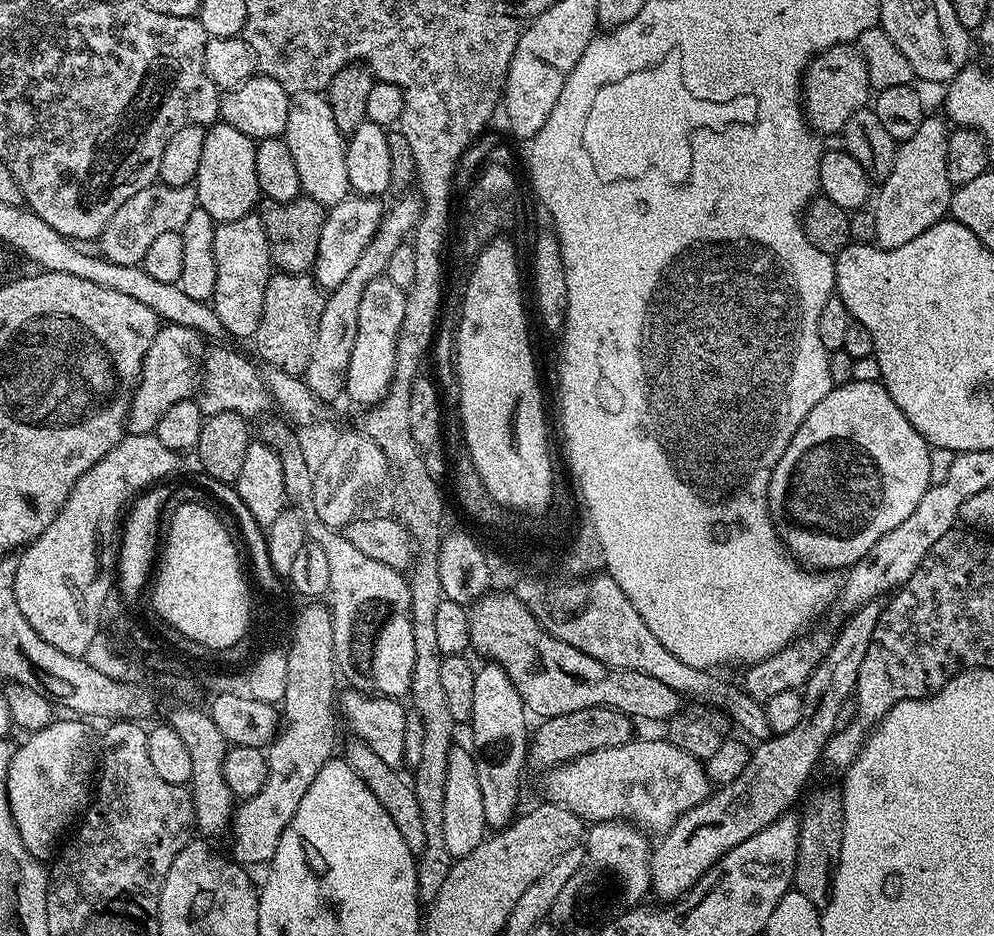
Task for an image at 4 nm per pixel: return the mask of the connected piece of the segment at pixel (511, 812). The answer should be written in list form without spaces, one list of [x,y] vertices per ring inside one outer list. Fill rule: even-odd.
[[[491,662],[483,666],[485,668],[476,668],[474,678],[471,747],[480,748],[481,752],[479,755],[482,758],[477,759],[476,769],[478,786],[482,786],[482,810],[486,810],[486,822],[489,829],[499,830],[507,828],[518,815],[516,807],[520,804],[520,775],[526,769],[530,724],[528,728],[529,717],[524,703],[518,690],[514,690],[514,682],[510,682],[506,670]]]

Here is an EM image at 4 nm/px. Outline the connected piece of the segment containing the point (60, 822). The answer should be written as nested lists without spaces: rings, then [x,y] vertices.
[[[80,718],[68,719],[72,720],[53,719],[52,723],[42,730],[31,733],[25,739],[28,741],[16,748],[20,756],[13,751],[12,757],[16,759],[16,764],[10,762],[8,771],[10,814],[14,818],[14,826],[20,835],[20,844],[25,847],[29,855],[43,862],[53,855],[52,847],[56,843],[57,845],[61,843],[60,835],[64,831],[67,833],[77,823],[84,809],[88,807],[90,789],[94,784],[94,752],[92,756],[92,736],[88,733],[87,726],[84,725],[87,723]]]

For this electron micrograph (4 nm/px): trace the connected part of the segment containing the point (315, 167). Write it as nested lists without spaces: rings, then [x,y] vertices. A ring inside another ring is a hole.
[[[297,92],[288,101],[288,117],[283,137],[290,146],[294,166],[298,166],[300,190],[311,200],[331,206],[342,202],[352,192],[346,174],[346,137],[338,130],[327,95],[319,92]]]

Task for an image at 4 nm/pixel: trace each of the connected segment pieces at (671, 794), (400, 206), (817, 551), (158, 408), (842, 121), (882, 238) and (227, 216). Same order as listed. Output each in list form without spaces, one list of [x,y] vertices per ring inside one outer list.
[[[633,738],[627,744],[594,750],[590,754],[582,754],[568,761],[567,764],[557,764],[556,767],[547,769],[543,776],[543,799],[547,803],[557,804],[570,810],[585,822],[619,818],[645,833],[667,832],[680,821],[680,817],[686,810],[698,806],[710,794],[710,781],[708,775],[704,773],[703,763],[686,754],[686,750],[682,750],[667,738],[661,738],[661,740]]]
[[[401,195],[400,201],[385,211],[384,220],[370,246],[366,246],[366,250],[362,250],[362,258],[358,258],[358,266],[346,274],[346,282],[342,282],[342,286],[327,293],[322,318],[318,321],[318,334],[314,334],[314,350],[310,350],[310,362],[306,362],[306,370],[302,373],[306,386],[318,397],[335,398],[348,387],[352,357],[356,355],[358,343],[358,306],[362,304],[362,290],[366,290],[374,278],[387,273],[390,254],[394,254],[394,250],[413,235],[420,220],[421,201],[410,195]]]
[[[853,378],[848,384],[834,386],[806,414],[802,426],[790,438],[782,458],[768,483],[768,516],[781,544],[799,563],[812,570],[847,570],[870,551],[894,526],[902,526],[922,494],[931,485],[930,445],[898,410],[883,383]]]
[[[165,323],[159,329],[150,346],[146,350],[146,358],[142,362],[140,379],[136,381],[136,391],[132,393],[132,406],[126,421],[126,428],[133,436],[155,433],[158,418],[174,406],[174,402],[182,402],[193,395],[192,387],[198,384],[198,352],[200,344],[198,333],[193,328]]]
[[[835,44],[833,48],[824,49],[820,55],[812,57],[802,73],[804,119],[809,128],[821,137],[843,133],[850,114],[865,107],[869,100],[870,85],[864,57],[852,44]]]
[[[925,115],[922,126],[918,126],[918,134],[914,134],[914,138],[909,140],[899,141],[894,158],[894,170],[890,170],[890,174],[882,181],[875,193],[874,204],[876,200],[876,205],[871,211],[874,214],[874,234],[876,235],[874,243],[877,248],[906,246],[906,242],[918,238],[918,234],[930,230],[930,226],[934,226],[939,220],[949,215],[954,191],[954,185],[950,182],[946,170],[946,146],[950,128],[939,115],[937,116]]]
[[[217,122],[205,131],[194,187],[198,207],[206,210],[212,220],[237,220],[259,205],[262,193],[258,186],[258,170],[254,170],[256,146],[257,141],[242,134],[242,130],[234,130],[234,126],[223,122]]]

